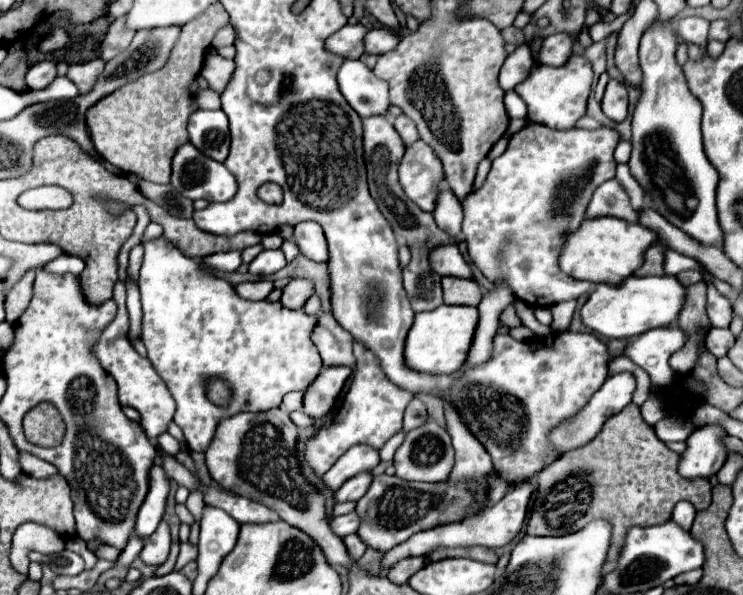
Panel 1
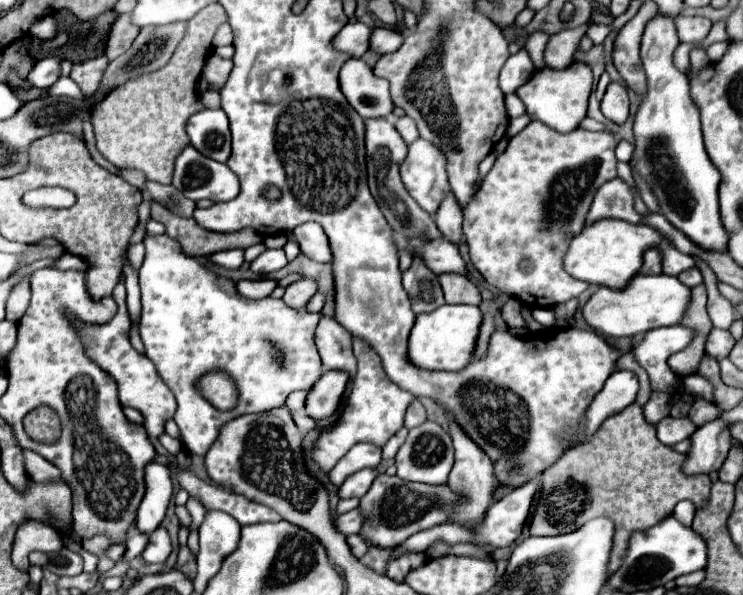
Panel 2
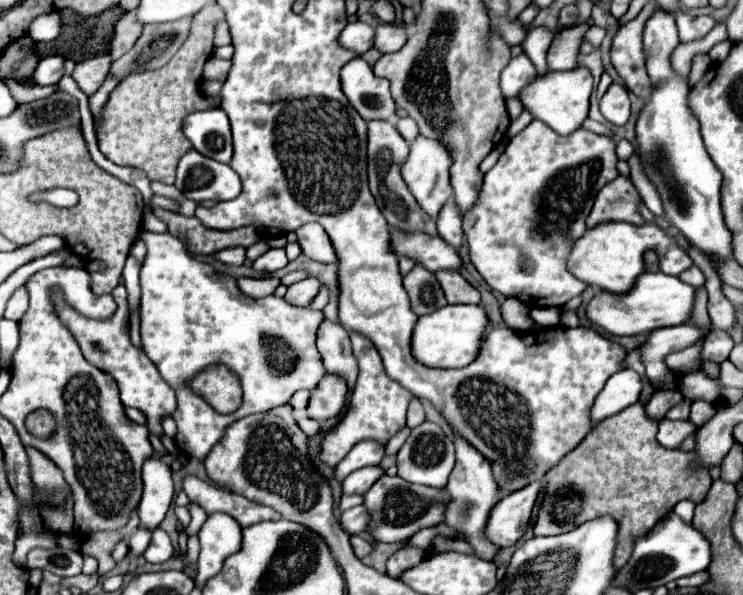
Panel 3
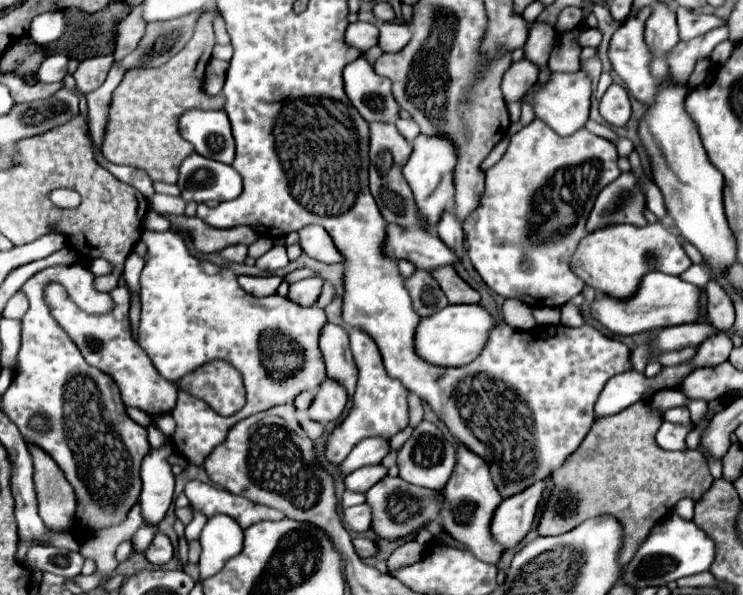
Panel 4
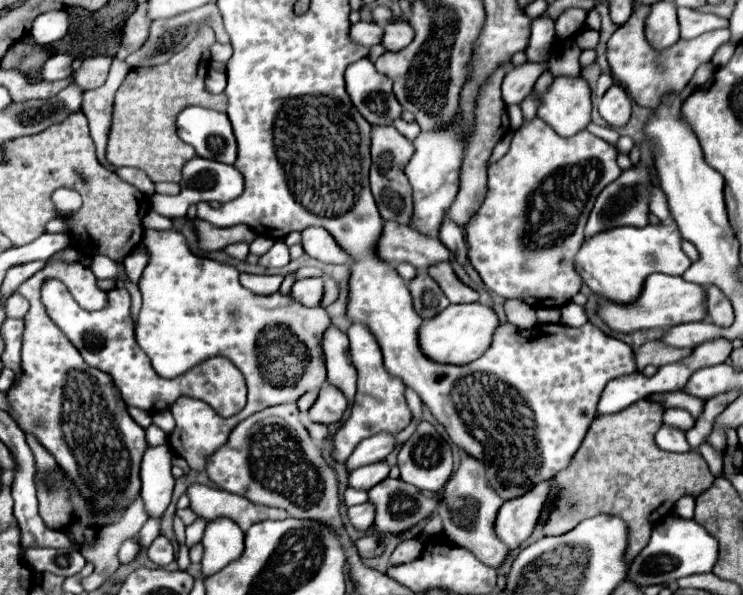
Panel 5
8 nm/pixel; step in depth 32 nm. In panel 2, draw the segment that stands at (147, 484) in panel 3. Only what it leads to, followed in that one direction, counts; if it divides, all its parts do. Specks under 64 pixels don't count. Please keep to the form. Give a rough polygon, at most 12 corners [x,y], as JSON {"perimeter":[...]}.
{"perimeter":[[152,460],[144,468],[146,494],[136,528],[160,526],[172,498],[168,466]]}

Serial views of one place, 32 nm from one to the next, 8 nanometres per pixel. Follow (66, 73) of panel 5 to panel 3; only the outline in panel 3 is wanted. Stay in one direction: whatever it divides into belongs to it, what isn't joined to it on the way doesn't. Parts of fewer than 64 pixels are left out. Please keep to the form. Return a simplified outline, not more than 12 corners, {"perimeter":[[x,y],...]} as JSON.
{"perimeter":[[64,56],[42,58],[32,80],[56,84],[64,76]]}

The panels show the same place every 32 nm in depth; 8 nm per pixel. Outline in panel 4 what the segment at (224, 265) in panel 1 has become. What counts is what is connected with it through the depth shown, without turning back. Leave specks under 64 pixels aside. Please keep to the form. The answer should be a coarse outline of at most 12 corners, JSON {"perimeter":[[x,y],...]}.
{"perimeter":[[234,244],[220,254],[232,262],[244,262],[246,244]]}

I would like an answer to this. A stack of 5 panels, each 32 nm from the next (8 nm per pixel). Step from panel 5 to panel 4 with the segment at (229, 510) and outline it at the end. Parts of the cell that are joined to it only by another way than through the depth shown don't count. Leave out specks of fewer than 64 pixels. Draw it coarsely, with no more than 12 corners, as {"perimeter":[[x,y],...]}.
{"perimeter":[[188,482],[190,506],[206,518],[226,514],[242,530],[284,512],[228,494],[222,488]]}

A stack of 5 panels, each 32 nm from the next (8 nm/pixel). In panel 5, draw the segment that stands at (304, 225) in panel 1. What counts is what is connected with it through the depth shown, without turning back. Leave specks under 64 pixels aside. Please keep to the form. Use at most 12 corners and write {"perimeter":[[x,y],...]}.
{"perimeter":[[320,226],[302,232],[308,256],[328,264],[350,264],[350,254]]}

